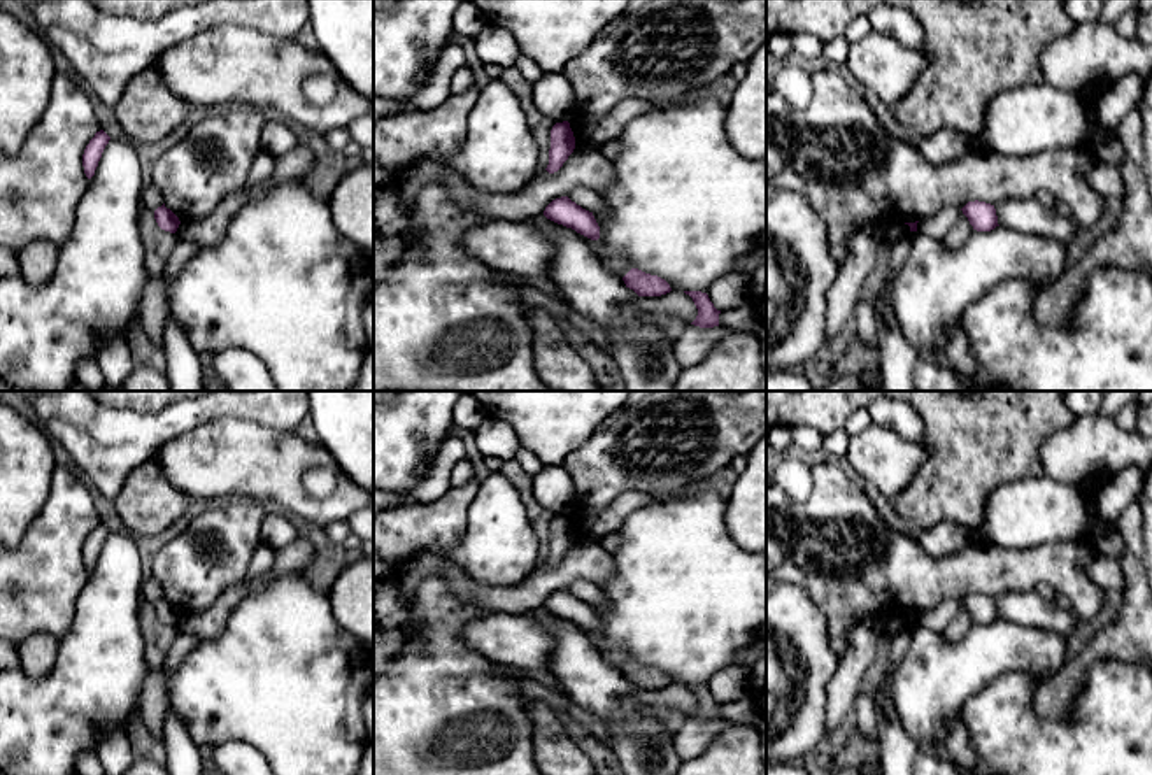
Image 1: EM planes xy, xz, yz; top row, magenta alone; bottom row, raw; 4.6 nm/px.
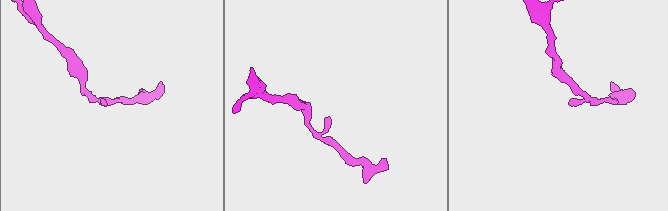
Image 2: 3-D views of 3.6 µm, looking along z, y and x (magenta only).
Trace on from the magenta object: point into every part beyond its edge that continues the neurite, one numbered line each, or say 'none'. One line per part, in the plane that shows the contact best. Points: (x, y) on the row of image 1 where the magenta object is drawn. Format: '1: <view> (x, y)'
none

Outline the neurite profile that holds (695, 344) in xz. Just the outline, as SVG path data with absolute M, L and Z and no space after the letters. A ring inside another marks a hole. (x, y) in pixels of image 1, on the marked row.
M687 324L686 331L673 342L673 352L682 368L696 366L728 333L736 331L722 324L700 328Z

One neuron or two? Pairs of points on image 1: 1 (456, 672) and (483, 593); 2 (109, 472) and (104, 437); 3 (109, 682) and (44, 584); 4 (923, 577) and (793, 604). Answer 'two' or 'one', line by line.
1: two
2: one
3: two
4: two

